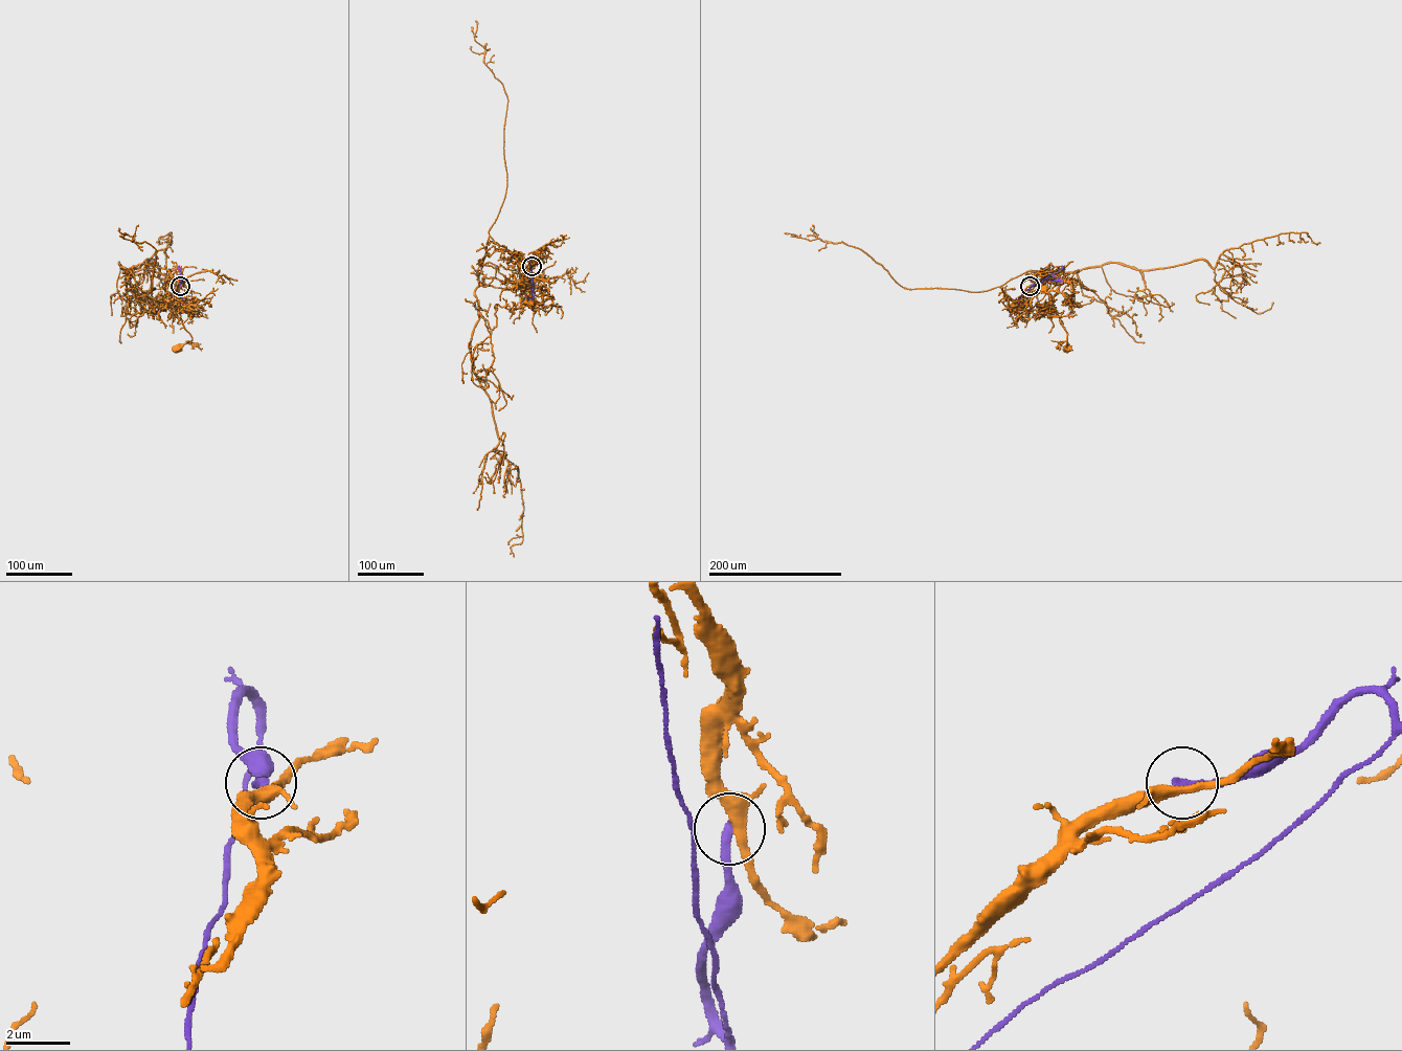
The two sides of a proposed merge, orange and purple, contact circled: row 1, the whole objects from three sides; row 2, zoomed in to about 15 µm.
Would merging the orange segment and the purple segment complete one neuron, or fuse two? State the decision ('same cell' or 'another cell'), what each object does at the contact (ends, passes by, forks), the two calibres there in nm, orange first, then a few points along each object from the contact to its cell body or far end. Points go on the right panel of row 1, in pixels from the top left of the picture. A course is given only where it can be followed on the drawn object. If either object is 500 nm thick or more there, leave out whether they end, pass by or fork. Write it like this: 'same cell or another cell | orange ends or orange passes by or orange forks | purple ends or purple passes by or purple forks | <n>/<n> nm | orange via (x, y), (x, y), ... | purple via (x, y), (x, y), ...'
another cell | orange passes by | purple ends | 320/300 nm | orange via (1030, 286), (1021, 293), (1024, 296), (1032, 296), (1048, 278), (1053, 268), (1050, 263), (1052, 271), (1078, 271) | purple via (1030, 286), (1064, 267)

